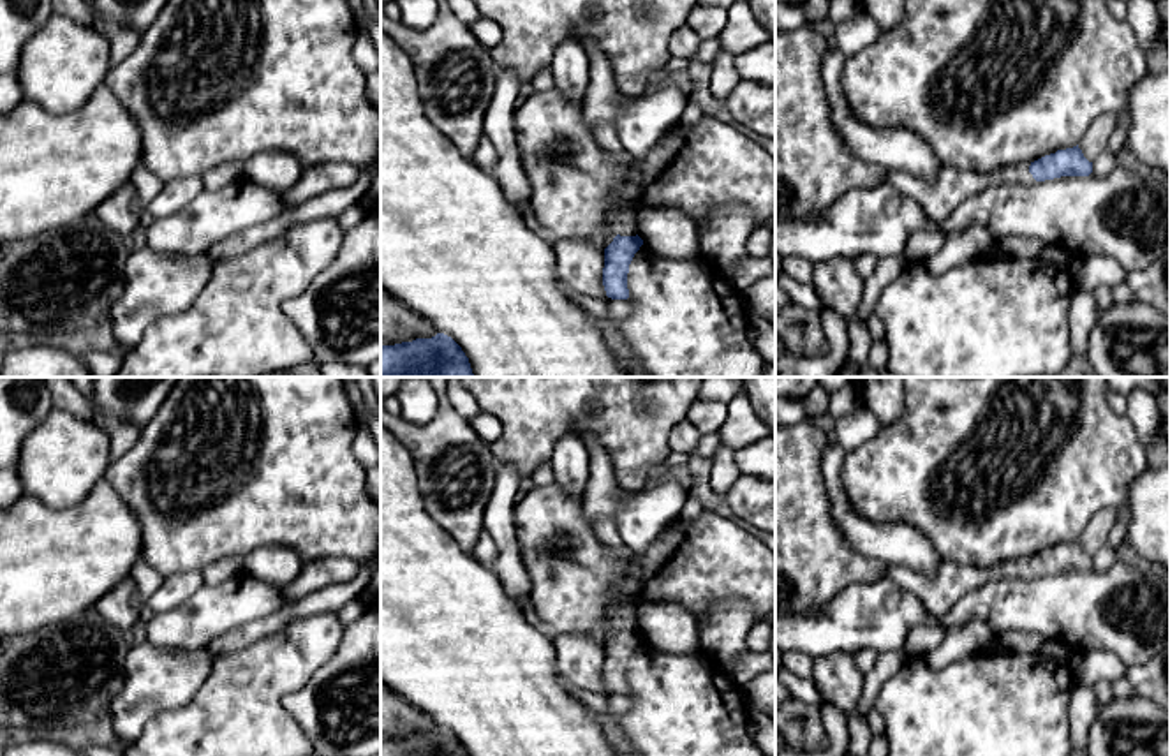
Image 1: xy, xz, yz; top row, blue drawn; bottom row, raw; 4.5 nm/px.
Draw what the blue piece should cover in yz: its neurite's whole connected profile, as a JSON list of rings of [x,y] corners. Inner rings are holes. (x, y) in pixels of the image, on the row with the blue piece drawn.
[[[1077,146],[1057,150],[1034,162],[1018,162],[1006,166],[999,173],[976,174],[959,171],[955,167],[941,167],[934,182],[916,178],[906,171],[888,171],[890,183],[902,196],[916,201],[929,219],[946,220],[955,208],[990,187],[1004,183],[1034,185],[1036,182],[1054,180],[1061,176],[1089,176],[1092,162],[1089,162]]]

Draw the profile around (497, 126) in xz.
[[[499,70],[495,92],[485,115],[483,134],[492,141],[497,153],[492,176],[502,189],[509,206],[523,215],[525,206],[530,203],[530,185],[520,162],[513,125],[520,88],[522,83],[513,70]]]

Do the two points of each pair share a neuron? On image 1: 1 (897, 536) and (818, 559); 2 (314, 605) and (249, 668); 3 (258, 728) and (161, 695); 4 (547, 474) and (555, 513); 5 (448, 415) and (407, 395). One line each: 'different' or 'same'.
1: different
2: different
3: different
4: different
5: different

